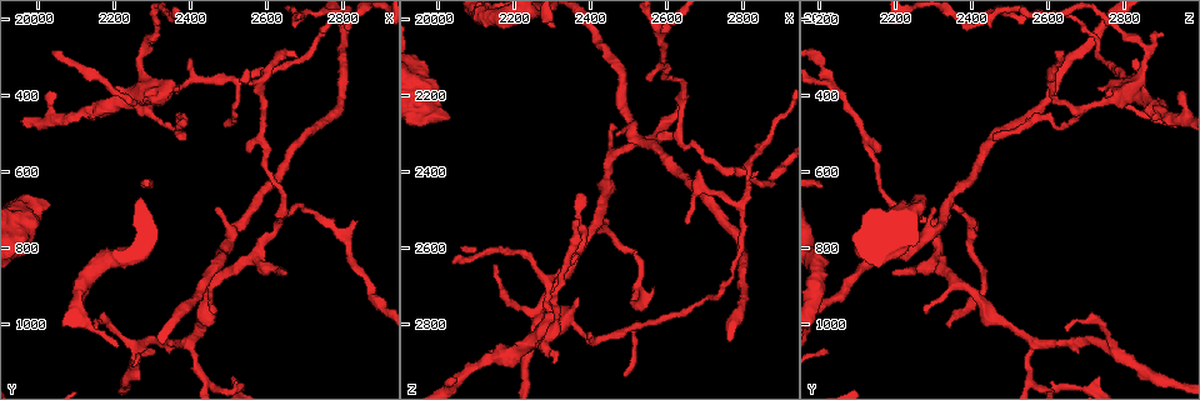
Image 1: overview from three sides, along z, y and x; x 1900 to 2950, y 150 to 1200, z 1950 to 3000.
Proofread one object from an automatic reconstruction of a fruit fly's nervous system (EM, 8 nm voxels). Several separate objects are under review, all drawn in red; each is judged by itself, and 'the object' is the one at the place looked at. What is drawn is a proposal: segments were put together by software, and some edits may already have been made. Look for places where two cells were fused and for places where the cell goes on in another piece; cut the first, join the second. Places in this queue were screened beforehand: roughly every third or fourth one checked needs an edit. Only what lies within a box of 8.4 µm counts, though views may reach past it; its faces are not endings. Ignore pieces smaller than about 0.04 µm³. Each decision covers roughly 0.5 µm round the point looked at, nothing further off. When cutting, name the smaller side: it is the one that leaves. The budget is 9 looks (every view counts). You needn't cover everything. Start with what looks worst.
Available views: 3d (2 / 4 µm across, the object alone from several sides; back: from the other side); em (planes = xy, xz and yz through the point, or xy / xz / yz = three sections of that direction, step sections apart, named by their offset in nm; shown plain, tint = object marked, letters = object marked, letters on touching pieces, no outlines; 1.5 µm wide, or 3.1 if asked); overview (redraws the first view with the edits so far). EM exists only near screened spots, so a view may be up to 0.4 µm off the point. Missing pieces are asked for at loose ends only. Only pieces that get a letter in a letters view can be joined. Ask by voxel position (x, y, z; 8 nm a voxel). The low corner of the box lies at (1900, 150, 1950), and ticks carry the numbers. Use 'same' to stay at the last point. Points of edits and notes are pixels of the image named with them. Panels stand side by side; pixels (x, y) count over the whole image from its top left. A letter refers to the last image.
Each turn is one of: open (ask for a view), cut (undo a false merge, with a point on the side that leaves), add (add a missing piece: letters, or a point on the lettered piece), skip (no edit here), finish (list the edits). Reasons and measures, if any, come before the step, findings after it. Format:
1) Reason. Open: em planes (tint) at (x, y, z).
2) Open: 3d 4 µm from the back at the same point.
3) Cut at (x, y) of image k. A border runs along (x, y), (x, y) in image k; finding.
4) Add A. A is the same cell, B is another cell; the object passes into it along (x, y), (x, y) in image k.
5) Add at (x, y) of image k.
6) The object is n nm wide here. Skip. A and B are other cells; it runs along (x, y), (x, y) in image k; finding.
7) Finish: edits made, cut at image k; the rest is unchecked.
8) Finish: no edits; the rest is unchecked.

Thin end. Open: em planes (letters) at (2475, 690, 2305).

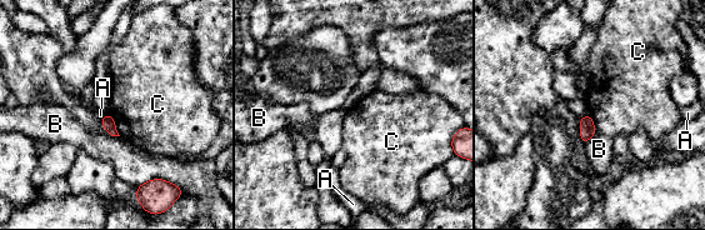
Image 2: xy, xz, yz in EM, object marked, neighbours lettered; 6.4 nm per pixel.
The object is 90 nm wide here. Skip. A, B and C are other cells; a border runs along (108, 114), (120, 135) in image 2; no lettered piece goes on from it.

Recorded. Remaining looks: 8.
Thin end. Open: em xy step 4 (letters) at (2465, 975, 2280).

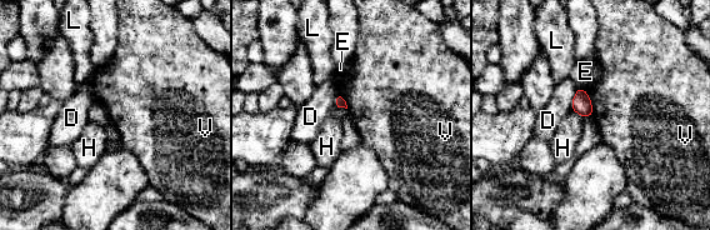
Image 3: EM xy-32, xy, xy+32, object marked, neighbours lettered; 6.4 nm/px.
The object is 70 nm wide here. Skip. D, E, H, L and V are other cells; a border runs along (584, 89), (590, 100), (593, 115) in image 3; none of them fits.

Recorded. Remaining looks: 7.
Free end. Open: em planes (letters) at (2025, 690, 2260).

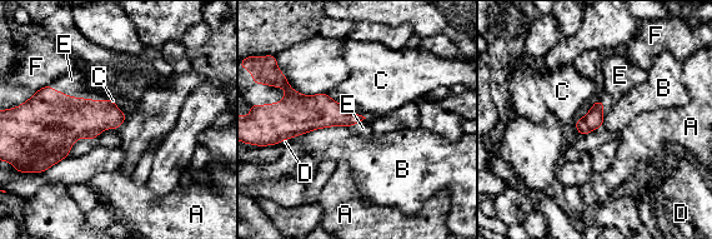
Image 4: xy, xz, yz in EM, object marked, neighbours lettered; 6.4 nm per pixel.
Add E. E is the same cell, A, B, C, D and F are other cells; the cell continues.

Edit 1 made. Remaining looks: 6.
Finish: edits made, add at image 4; the rest is unchecked.

